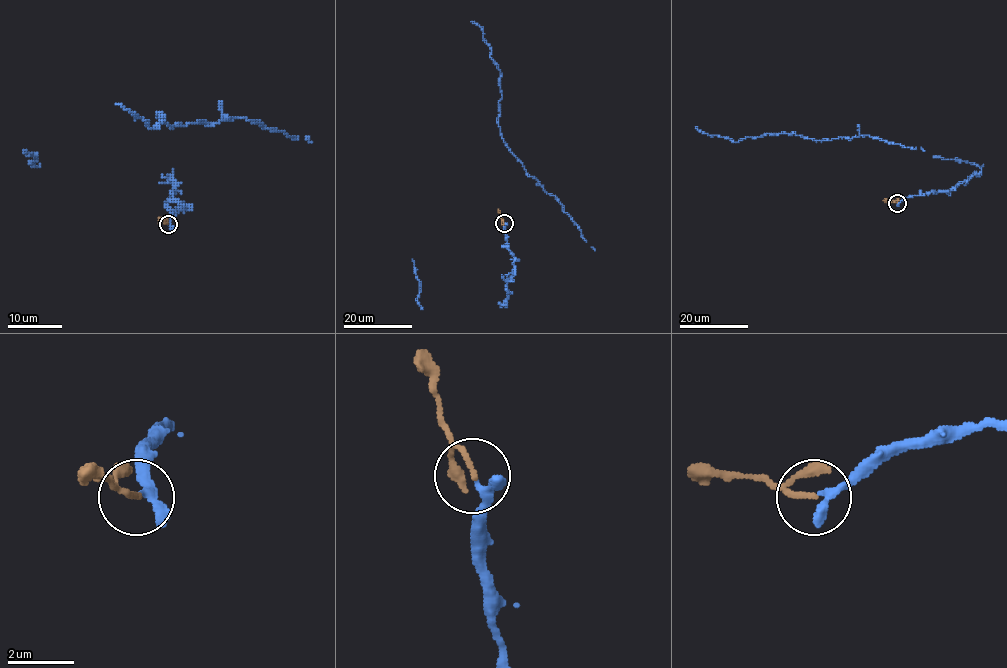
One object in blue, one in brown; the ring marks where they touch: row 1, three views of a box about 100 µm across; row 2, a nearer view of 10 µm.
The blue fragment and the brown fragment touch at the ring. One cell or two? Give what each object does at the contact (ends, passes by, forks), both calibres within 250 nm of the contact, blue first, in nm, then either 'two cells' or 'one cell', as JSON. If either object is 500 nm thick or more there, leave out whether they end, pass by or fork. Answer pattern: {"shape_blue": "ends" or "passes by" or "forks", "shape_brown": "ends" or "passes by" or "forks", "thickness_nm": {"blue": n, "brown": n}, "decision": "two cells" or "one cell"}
{"shape_blue": "passes by", "shape_brown": "ends", "thickness_nm": {"blue": 200, "brown": 160}, "decision": "one cell"}

